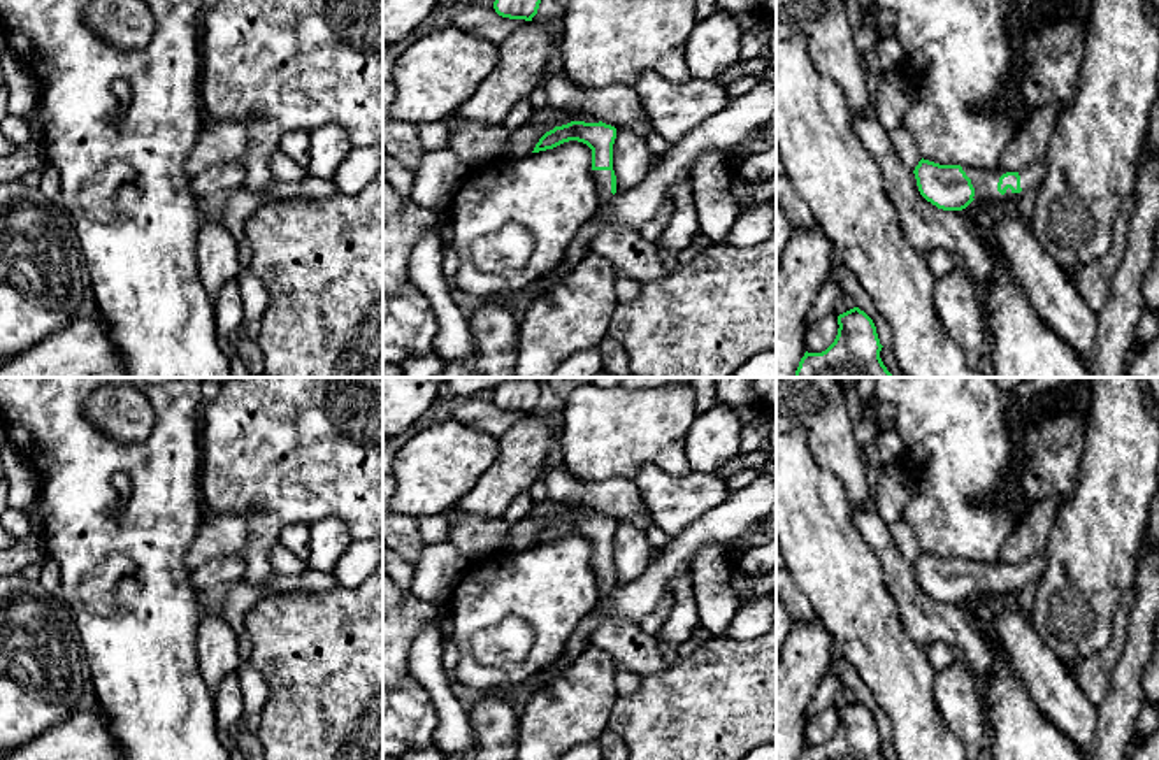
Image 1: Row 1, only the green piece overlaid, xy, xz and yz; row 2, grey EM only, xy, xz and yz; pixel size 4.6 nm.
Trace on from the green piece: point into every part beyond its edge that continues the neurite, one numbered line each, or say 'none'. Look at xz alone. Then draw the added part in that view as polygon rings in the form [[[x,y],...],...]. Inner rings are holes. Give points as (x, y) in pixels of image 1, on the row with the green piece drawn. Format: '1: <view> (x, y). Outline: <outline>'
1: xz (603, 178). Outline: [[[592,170],[592,176],[597,183],[599,188],[599,209],[608,205],[613,200],[613,193],[611,193],[611,170]]]

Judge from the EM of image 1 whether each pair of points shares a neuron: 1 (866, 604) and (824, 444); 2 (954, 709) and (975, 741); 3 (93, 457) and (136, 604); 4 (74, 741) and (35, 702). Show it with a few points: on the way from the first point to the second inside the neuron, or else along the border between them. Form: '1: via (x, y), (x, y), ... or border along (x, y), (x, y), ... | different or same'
1: border along (808, 436), (810, 453), (838, 480), (852, 506) | different
2: via (961, 716), (971, 734) | same
3: via (93, 494), (93, 509), (146, 560), (146, 567) | same
4: border along (74, 711), (30, 741) | different

